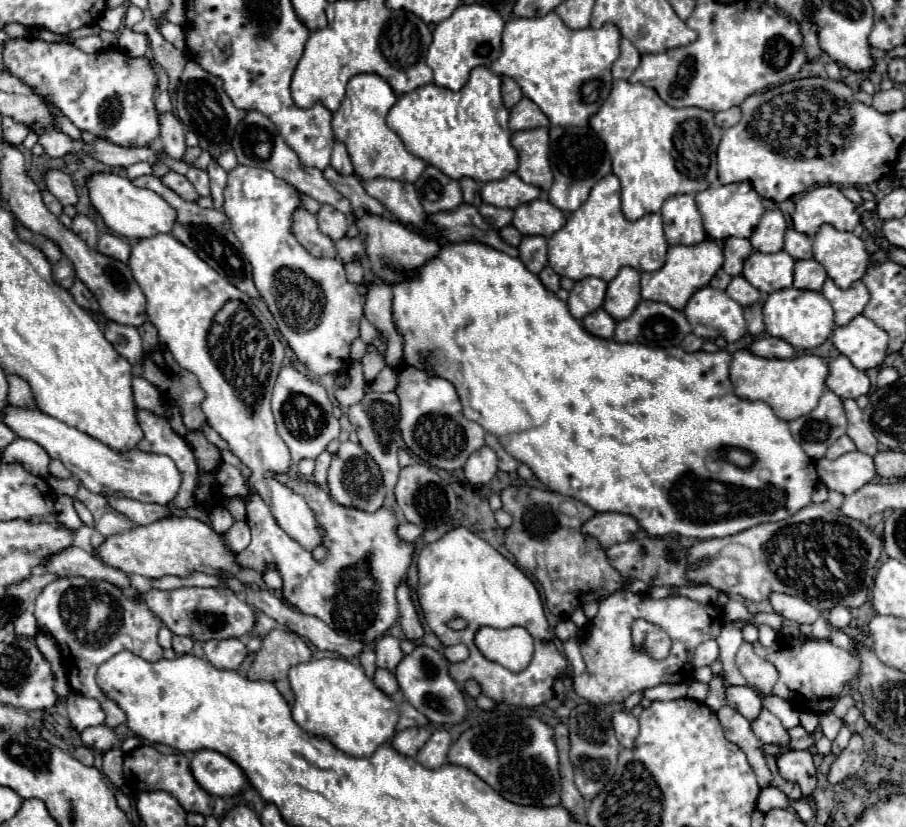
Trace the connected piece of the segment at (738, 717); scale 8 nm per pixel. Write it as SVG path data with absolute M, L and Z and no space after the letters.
M722 706L718 712L716 712L722 728L724 728L724 734L730 742L734 742L748 758L750 766L754 768L756 772L756 778L758 778L758 784L760 788L768 786L770 784L770 770L766 766L766 760L764 760L764 754L760 752L760 740L754 736L754 732L750 730L750 722L740 714L736 712L734 708L728 708L728 706Z

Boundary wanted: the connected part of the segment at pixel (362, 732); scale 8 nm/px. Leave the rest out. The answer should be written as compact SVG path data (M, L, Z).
M320 658L292 666L288 678L296 696L292 706L294 720L310 734L328 738L344 754L368 758L396 734L396 702L374 686L360 664L344 658Z

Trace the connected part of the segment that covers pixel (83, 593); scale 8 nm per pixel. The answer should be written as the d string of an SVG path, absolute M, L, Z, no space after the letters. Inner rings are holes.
M58 578L48 584L36 598L34 616L38 628L48 632L56 644L70 654L72 666L78 670L82 696L100 702L106 714L106 724L116 728L118 724L126 722L126 714L118 708L118 704L104 696L104 692L98 688L94 680L96 668L122 650L134 652L148 662L158 662L162 658L162 648L156 642L158 630L162 626L160 618L150 612L142 600L128 600L118 588L112 588L112 584L84 578Z

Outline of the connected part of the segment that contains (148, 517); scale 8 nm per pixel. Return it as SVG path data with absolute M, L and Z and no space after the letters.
M108 496L108 502L110 502L110 506L114 510L126 514L138 526L152 524L152 522L156 522L160 518L166 518L170 514L168 506L162 506L162 504L144 504L144 502L132 500L132 498L114 498L114 496Z

